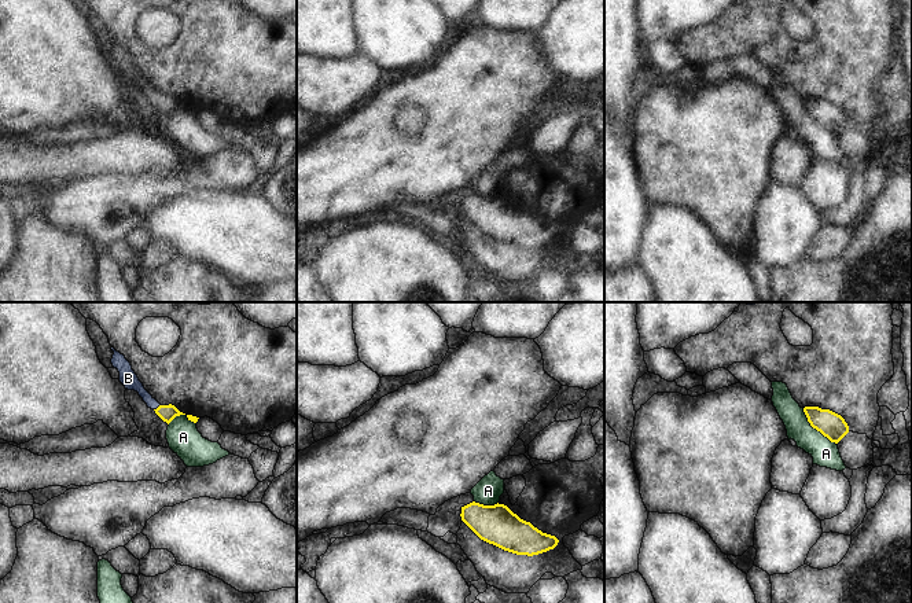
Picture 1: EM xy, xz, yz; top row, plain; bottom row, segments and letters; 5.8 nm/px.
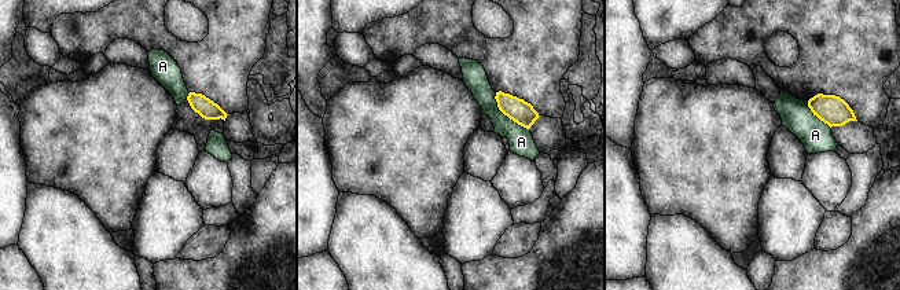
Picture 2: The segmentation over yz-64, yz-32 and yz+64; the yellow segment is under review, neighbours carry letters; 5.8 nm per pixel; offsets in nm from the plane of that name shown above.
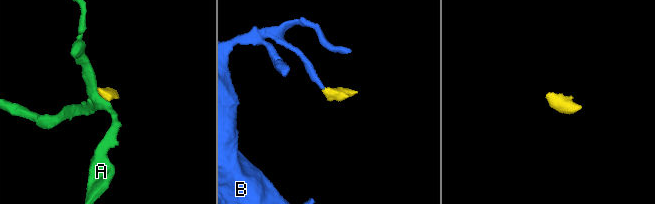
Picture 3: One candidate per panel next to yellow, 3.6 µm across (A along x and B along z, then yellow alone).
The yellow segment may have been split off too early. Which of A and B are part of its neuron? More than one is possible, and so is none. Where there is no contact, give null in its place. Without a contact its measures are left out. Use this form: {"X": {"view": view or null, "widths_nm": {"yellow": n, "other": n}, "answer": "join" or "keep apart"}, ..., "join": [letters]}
{"A": {"view": "yz", "widths_nm": {"yellow": 150, "other": 160}, "answer": "keep apart"}, "B": {"view": "xy", "widths_nm": {"yellow": 100, "other": 100}, "answer": "join"}, "join": ["B"]}

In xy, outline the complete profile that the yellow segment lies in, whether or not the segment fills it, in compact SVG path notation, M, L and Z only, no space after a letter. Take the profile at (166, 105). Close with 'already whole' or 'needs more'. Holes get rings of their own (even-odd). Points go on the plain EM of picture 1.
M111 40L114 44L111 56L114 60L119 65L119 74L125 78L128 82L135 82L139 85L139 88L143 91L143 93L147 96L148 100L154 102L155 106L168 117L180 107L185 107L180 104L174 98L161 98L143 78L143 76L139 73L137 67L132 62L130 55L125 51L124 47L117 44L114 40Z; needs more

